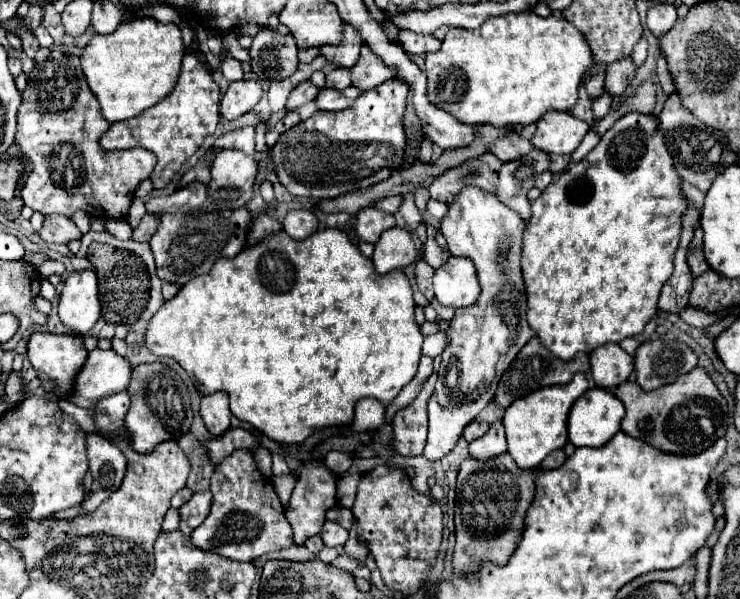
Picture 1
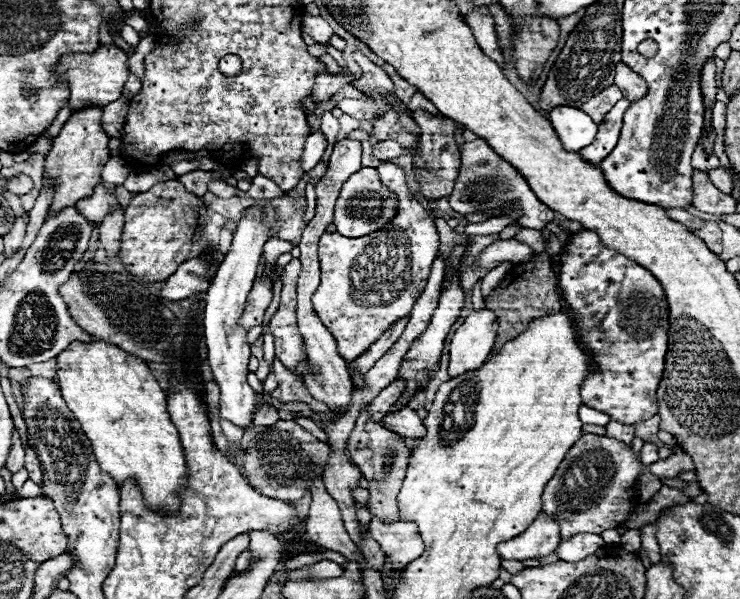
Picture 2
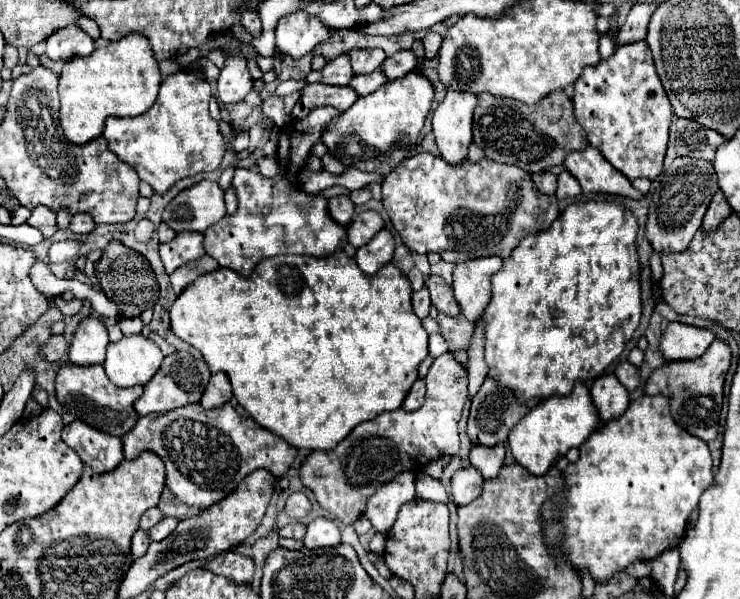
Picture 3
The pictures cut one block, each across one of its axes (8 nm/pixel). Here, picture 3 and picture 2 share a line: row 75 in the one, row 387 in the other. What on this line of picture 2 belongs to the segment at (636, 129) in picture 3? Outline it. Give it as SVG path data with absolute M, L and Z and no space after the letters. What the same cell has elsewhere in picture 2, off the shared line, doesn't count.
M591 230L572 234L570 242L560 254L560 294L574 312L578 336L594 360L592 376L584 380L580 394L586 406L608 412L612 420L622 424L636 424L648 420L658 412L656 388L664 370L664 356L668 348L668 302L660 282L640 264L602 246L599 236Z

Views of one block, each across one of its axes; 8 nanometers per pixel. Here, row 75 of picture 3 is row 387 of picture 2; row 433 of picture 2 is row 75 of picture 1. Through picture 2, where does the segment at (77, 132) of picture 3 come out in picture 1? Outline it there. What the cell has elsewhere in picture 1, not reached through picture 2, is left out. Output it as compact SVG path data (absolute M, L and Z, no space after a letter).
M140 18L130 24L120 24L112 34L106 34L106 36L96 34L84 46L80 64L82 64L82 72L86 76L86 82L100 104L102 116L108 122L120 122L120 120L138 116L146 108L158 104L168 92L172 92L172 88L178 80L182 56L184 56L184 44L182 44L182 36L180 36L180 30L176 24L162 24L156 18Z

